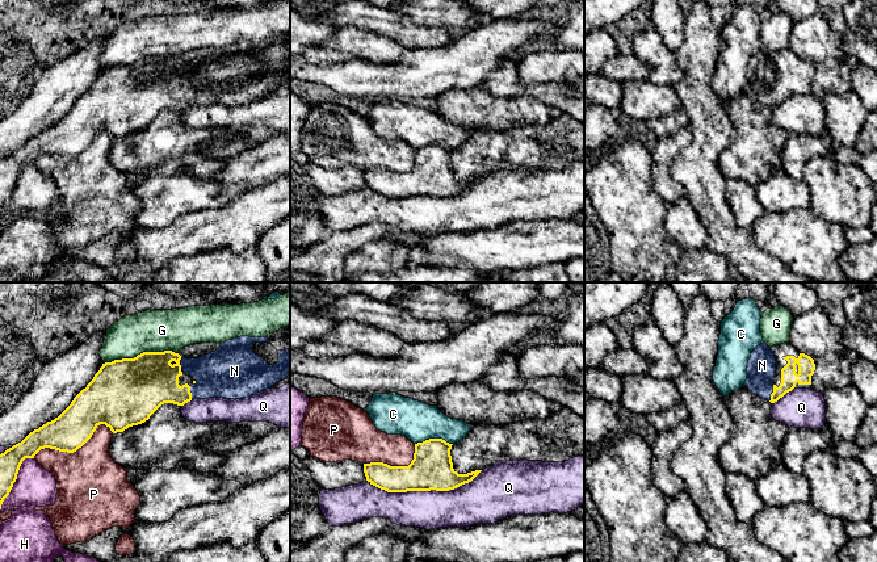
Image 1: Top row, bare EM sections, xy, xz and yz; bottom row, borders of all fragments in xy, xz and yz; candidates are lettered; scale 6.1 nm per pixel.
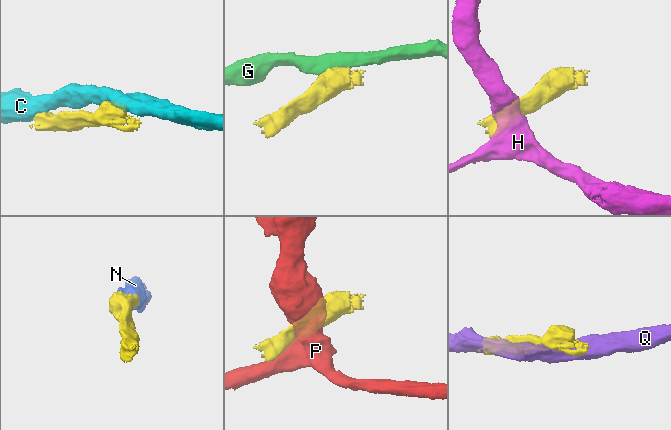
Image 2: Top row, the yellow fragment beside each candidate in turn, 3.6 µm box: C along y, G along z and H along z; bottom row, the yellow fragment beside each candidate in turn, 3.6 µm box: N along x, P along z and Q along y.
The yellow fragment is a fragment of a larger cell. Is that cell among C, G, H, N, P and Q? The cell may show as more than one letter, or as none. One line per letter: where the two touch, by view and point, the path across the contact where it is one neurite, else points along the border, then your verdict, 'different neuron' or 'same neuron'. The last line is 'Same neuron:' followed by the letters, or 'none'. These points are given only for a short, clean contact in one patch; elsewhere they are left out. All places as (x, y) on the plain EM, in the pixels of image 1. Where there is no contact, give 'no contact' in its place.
C: contact xz (433, 145); different neuron
G: contact xy (138, 61); border xy (171, 55), (143, 57), (133, 63), (114, 64), (104, 70); different neuron
H: contact xy (15, 187); different neuron
N: contact yz (772, 99); same neuron
P: contact xy (74, 156); different neuron
Q: contact xz (424, 196); different neuron
Same neuron: N

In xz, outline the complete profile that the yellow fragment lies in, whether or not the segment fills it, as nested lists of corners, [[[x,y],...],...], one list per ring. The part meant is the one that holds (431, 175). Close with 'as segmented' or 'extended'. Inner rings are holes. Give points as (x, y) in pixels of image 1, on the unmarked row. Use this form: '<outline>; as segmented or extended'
[[[429,144],[415,150],[414,165],[408,172],[383,168],[364,169],[366,186],[387,198],[449,197],[471,188],[482,176],[458,180],[453,175],[453,150]]]; as segmented

